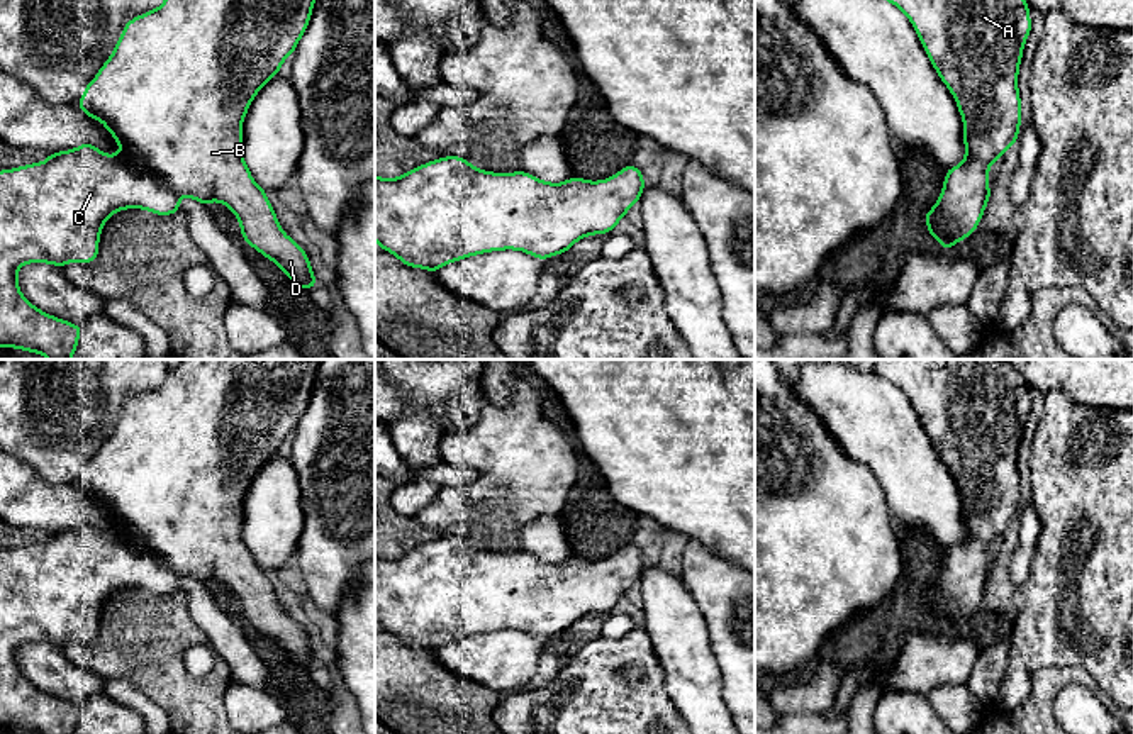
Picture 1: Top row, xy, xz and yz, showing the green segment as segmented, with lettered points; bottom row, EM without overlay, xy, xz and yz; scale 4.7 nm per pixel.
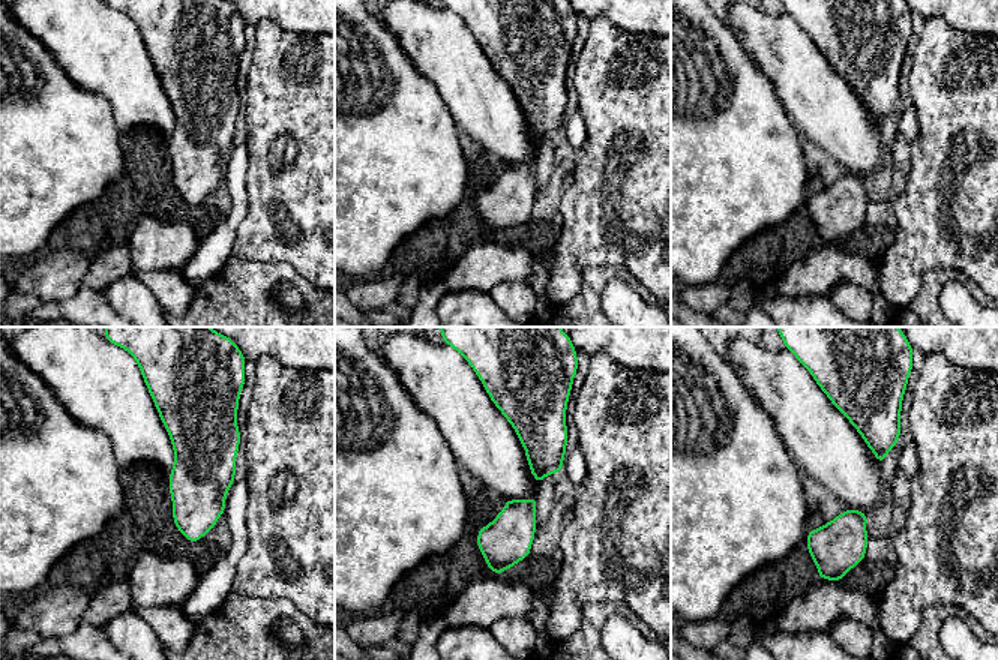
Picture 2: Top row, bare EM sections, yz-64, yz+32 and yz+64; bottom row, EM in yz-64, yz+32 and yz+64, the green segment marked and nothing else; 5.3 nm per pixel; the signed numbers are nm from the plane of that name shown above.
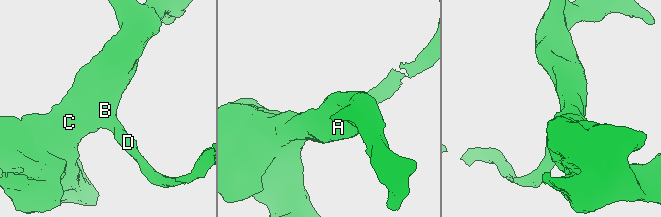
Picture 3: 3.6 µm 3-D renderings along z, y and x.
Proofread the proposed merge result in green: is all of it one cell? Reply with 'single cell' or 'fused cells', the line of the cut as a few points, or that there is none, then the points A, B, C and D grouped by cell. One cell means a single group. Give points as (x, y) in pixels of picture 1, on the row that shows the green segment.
single cell; cut none; groups A B C D

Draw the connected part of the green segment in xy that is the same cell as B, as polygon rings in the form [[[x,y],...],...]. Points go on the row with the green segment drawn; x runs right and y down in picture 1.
[[[165,0],[161,7],[134,17],[126,24],[112,56],[87,85],[83,97],[78,102],[83,114],[100,120],[107,127],[119,142],[120,153],[103,154],[93,144],[85,142],[75,149],[49,154],[42,163],[0,171],[0,348],[37,353],[44,354],[47,359],[71,359],[78,346],[81,327],[34,307],[20,293],[17,283],[19,268],[27,263],[49,263],[61,268],[66,263],[92,263],[98,256],[102,227],[110,215],[126,209],[144,209],[158,215],[170,215],[180,212],[181,197],[190,197],[204,205],[209,202],[224,203],[239,219],[241,236],[251,247],[276,263],[299,288],[309,290],[317,285],[305,251],[283,232],[265,190],[254,183],[249,168],[243,159],[243,119],[248,114],[249,103],[254,100],[263,85],[278,75],[280,66],[288,54],[295,53],[295,47],[309,25],[314,2],[315,0]]]

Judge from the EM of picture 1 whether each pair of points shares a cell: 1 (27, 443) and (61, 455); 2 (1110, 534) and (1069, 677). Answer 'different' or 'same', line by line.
1: same
2: different

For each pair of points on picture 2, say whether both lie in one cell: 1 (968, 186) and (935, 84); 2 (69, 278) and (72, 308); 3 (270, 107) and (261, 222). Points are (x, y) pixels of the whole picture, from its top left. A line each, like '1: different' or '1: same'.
1: same
2: different
3: same

